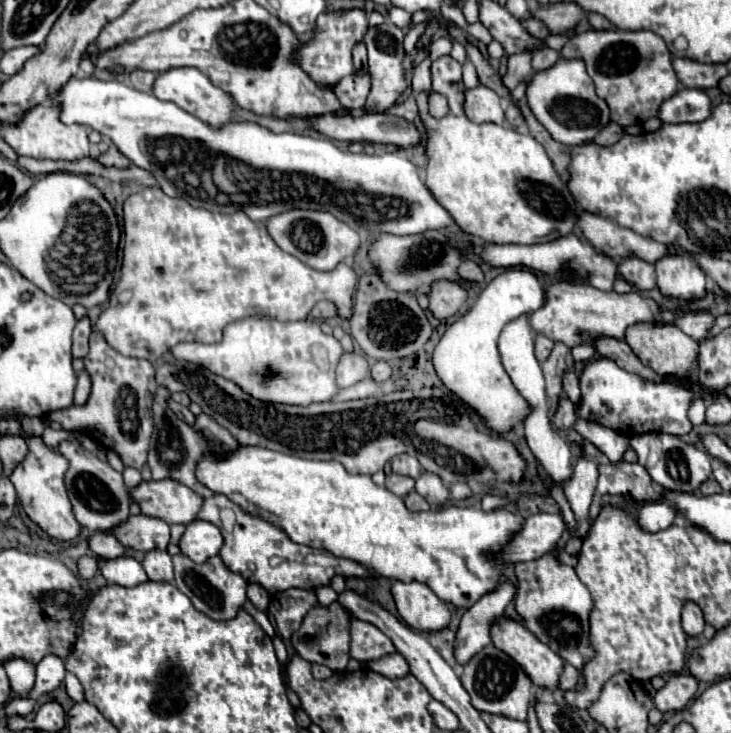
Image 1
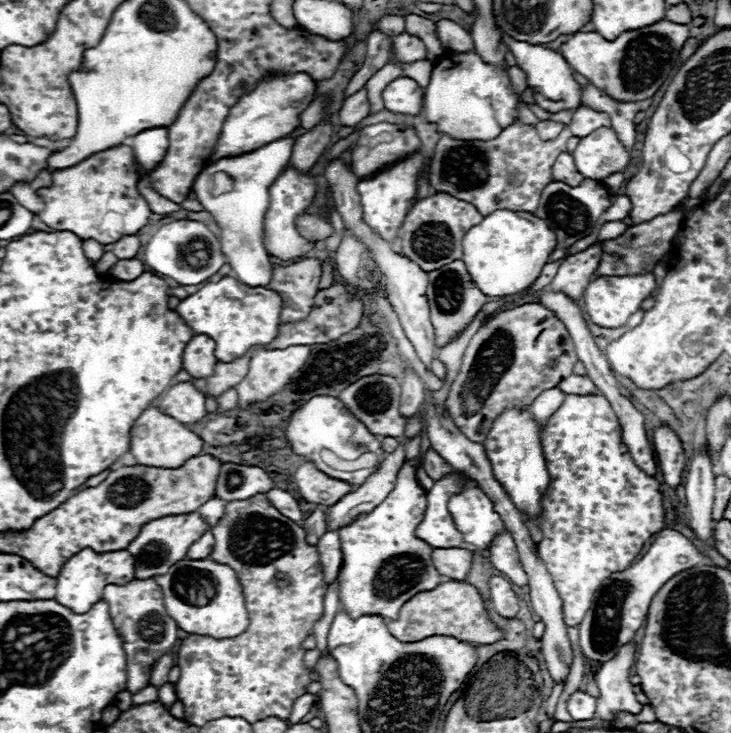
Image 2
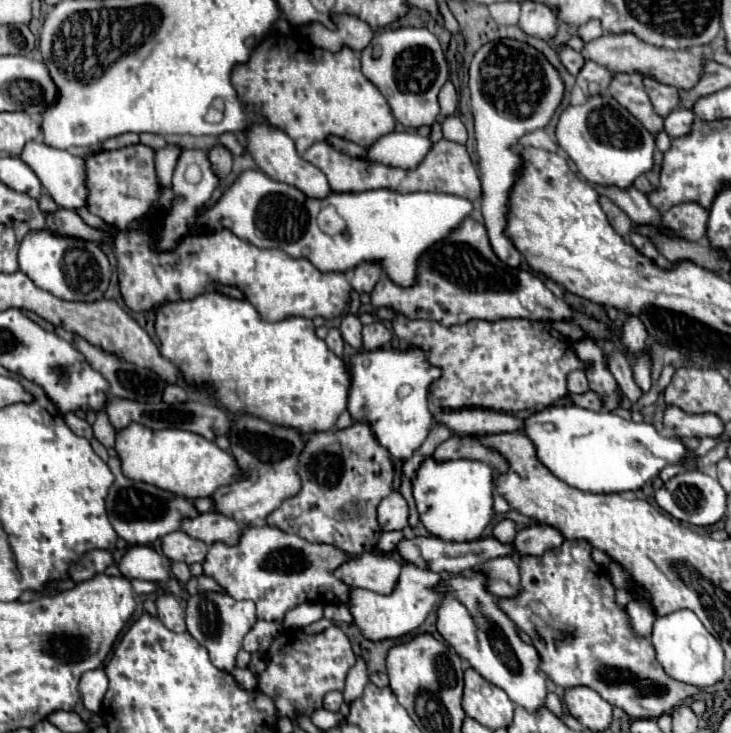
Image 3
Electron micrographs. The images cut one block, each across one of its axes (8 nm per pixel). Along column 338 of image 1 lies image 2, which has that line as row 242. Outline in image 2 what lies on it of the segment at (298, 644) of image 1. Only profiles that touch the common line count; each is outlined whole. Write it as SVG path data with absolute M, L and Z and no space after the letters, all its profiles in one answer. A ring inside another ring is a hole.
M674 208L664 216L656 216L652 222L644 222L638 226L630 226L622 236L604 242L604 254L596 276L626 276L626 274L644 274L652 272L656 262L672 248L672 240L680 230L684 220L684 208Z

